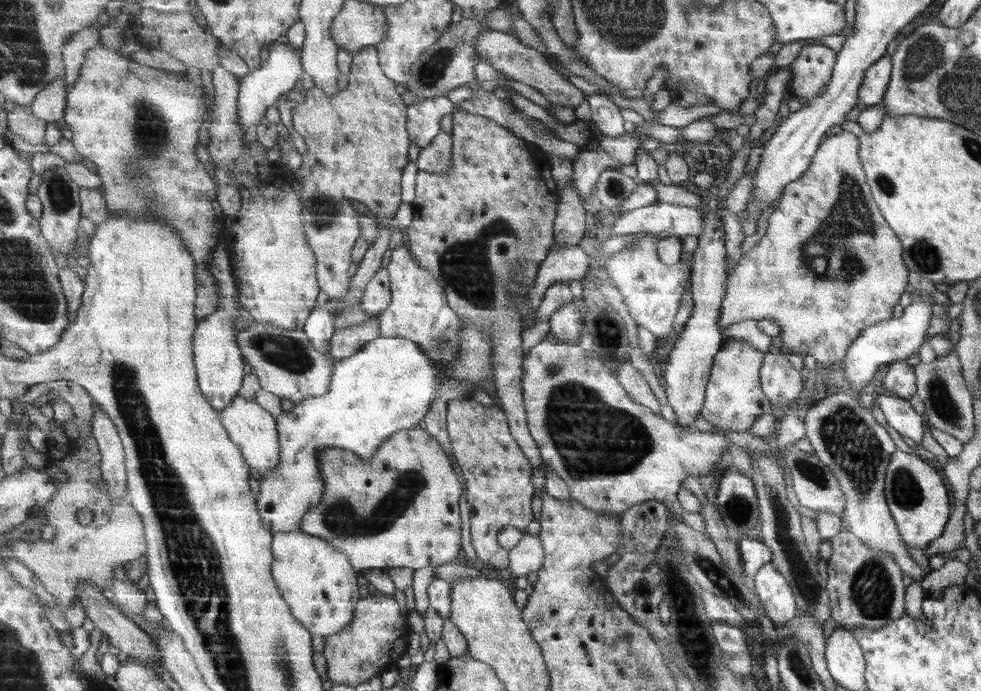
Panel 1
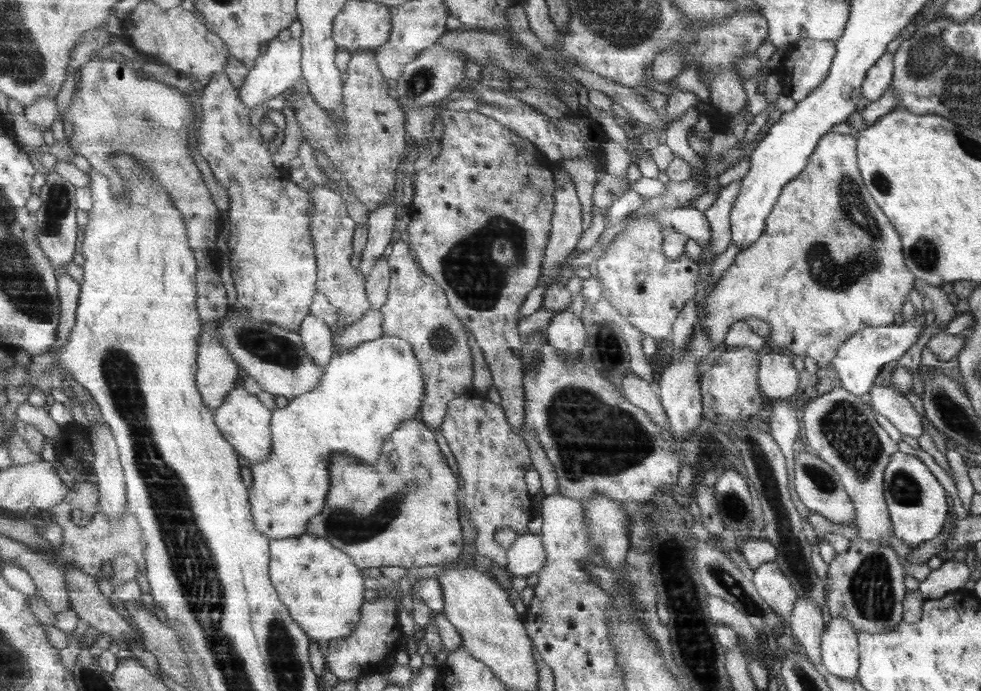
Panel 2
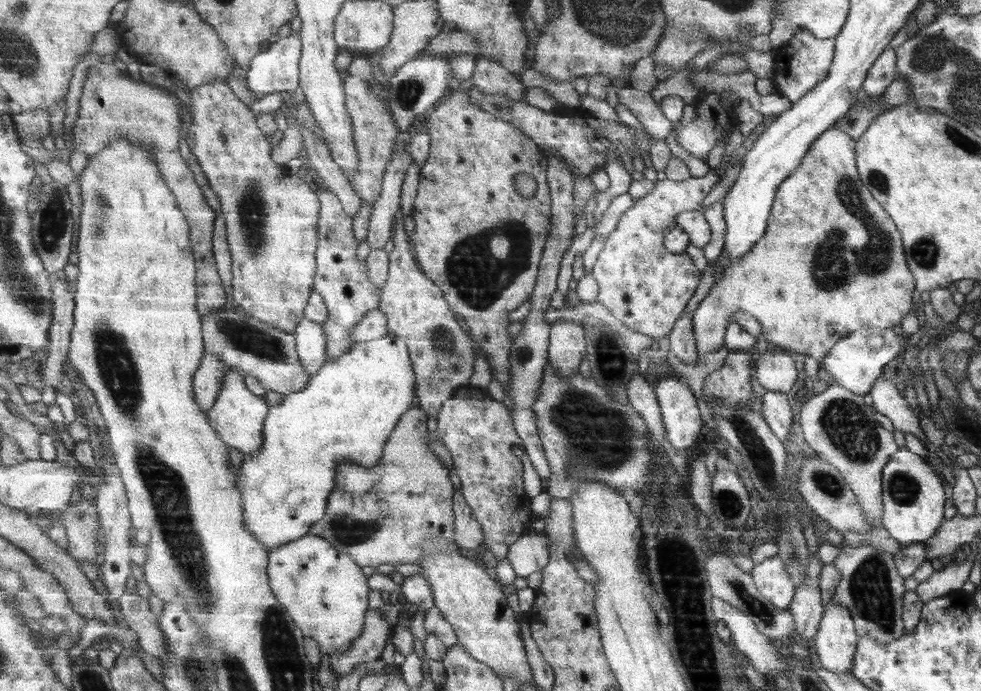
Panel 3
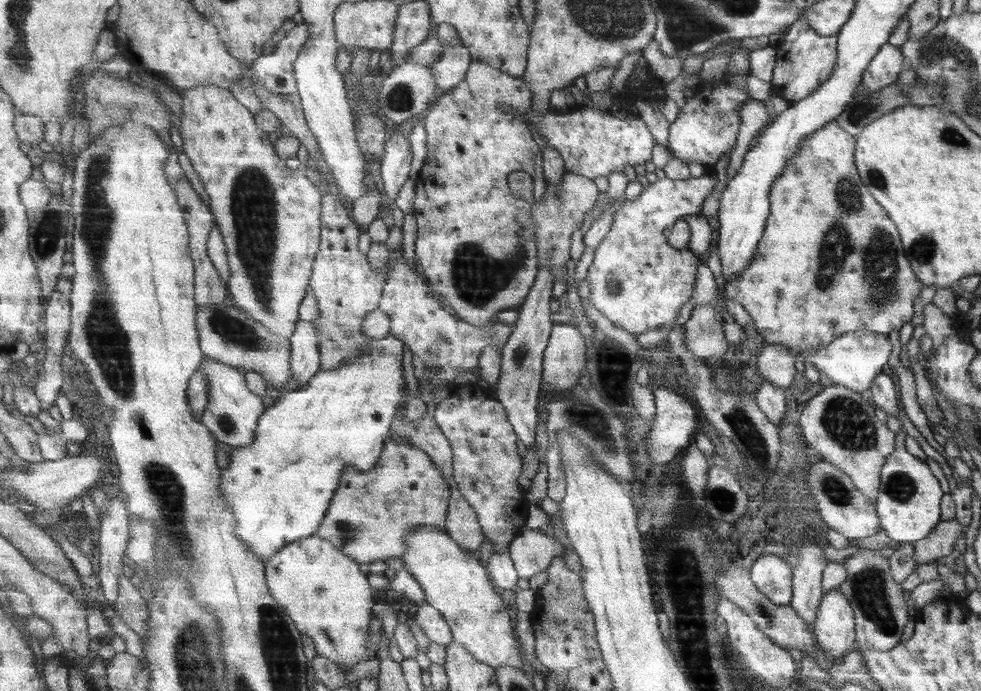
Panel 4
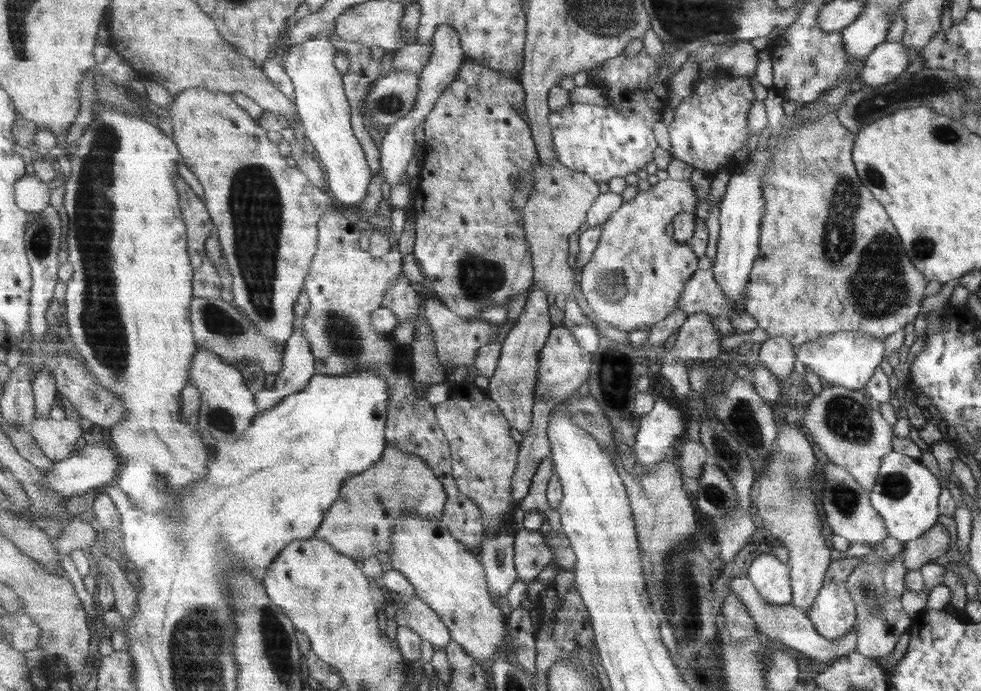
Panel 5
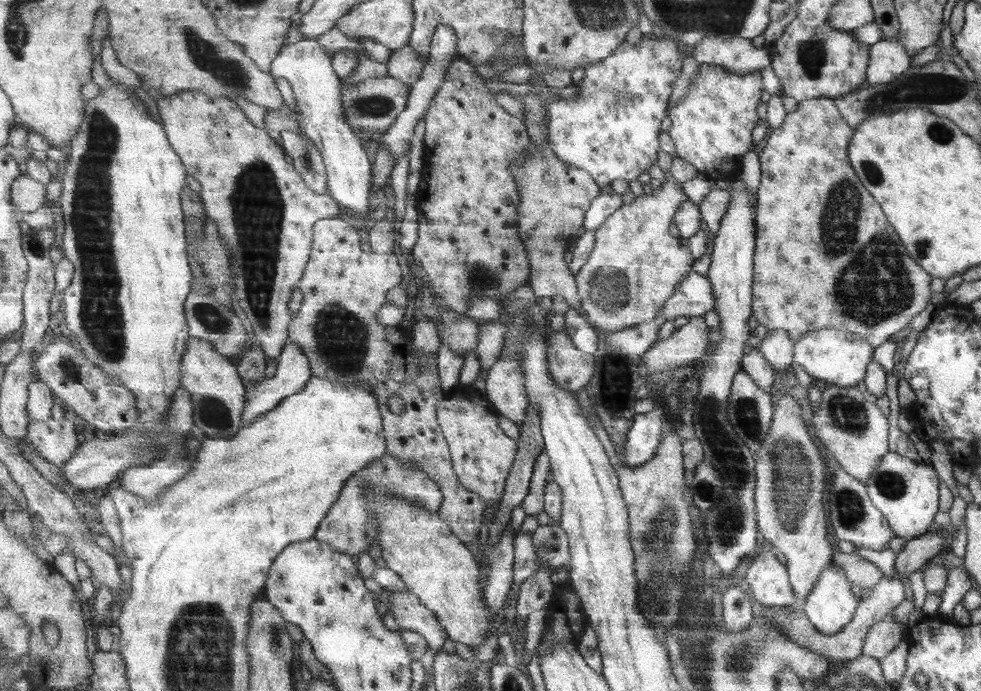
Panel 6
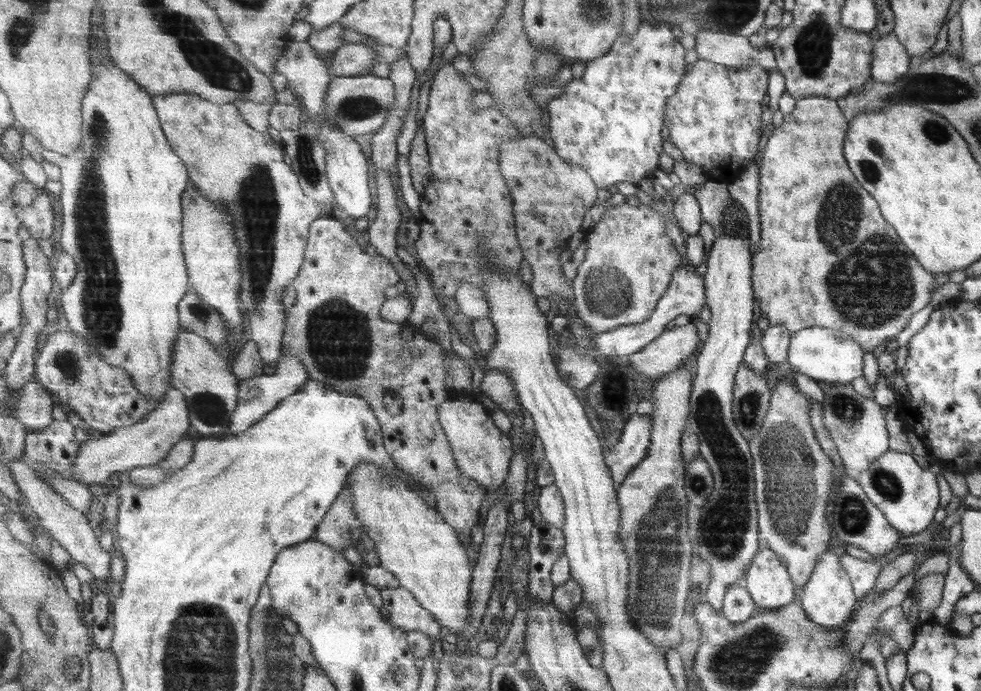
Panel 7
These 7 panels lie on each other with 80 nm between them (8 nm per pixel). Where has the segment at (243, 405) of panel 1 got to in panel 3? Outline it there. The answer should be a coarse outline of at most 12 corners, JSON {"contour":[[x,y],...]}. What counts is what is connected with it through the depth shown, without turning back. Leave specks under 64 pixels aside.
{"contour":[[228,368],[207,412],[219,438],[243,455],[265,441],[270,406]]}

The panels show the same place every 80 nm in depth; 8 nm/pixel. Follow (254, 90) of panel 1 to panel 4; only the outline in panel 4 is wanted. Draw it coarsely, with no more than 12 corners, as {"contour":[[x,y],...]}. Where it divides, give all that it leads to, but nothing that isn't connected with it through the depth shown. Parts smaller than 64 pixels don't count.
{"contour":[[306,23],[279,36],[251,65],[255,83],[298,93],[294,64],[309,38]]}

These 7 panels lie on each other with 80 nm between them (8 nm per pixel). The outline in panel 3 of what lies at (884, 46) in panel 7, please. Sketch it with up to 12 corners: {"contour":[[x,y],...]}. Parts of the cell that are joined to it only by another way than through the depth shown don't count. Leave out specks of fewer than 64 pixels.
{"contour":[[886,46],[867,69],[867,97],[879,98],[896,78],[894,50]]}

